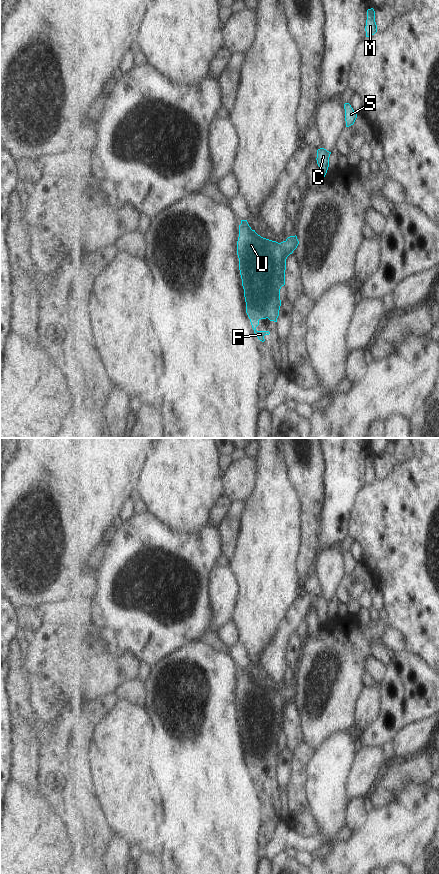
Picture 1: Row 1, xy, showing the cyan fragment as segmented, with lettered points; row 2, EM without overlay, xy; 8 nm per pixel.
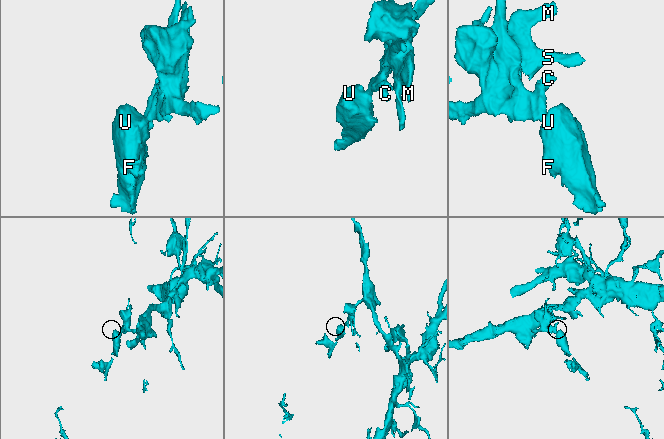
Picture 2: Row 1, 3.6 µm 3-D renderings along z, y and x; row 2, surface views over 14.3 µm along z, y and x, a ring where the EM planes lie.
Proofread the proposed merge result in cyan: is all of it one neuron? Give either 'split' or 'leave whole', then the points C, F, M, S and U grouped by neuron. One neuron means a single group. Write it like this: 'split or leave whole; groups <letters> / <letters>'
leave whole; groups C F M S U

